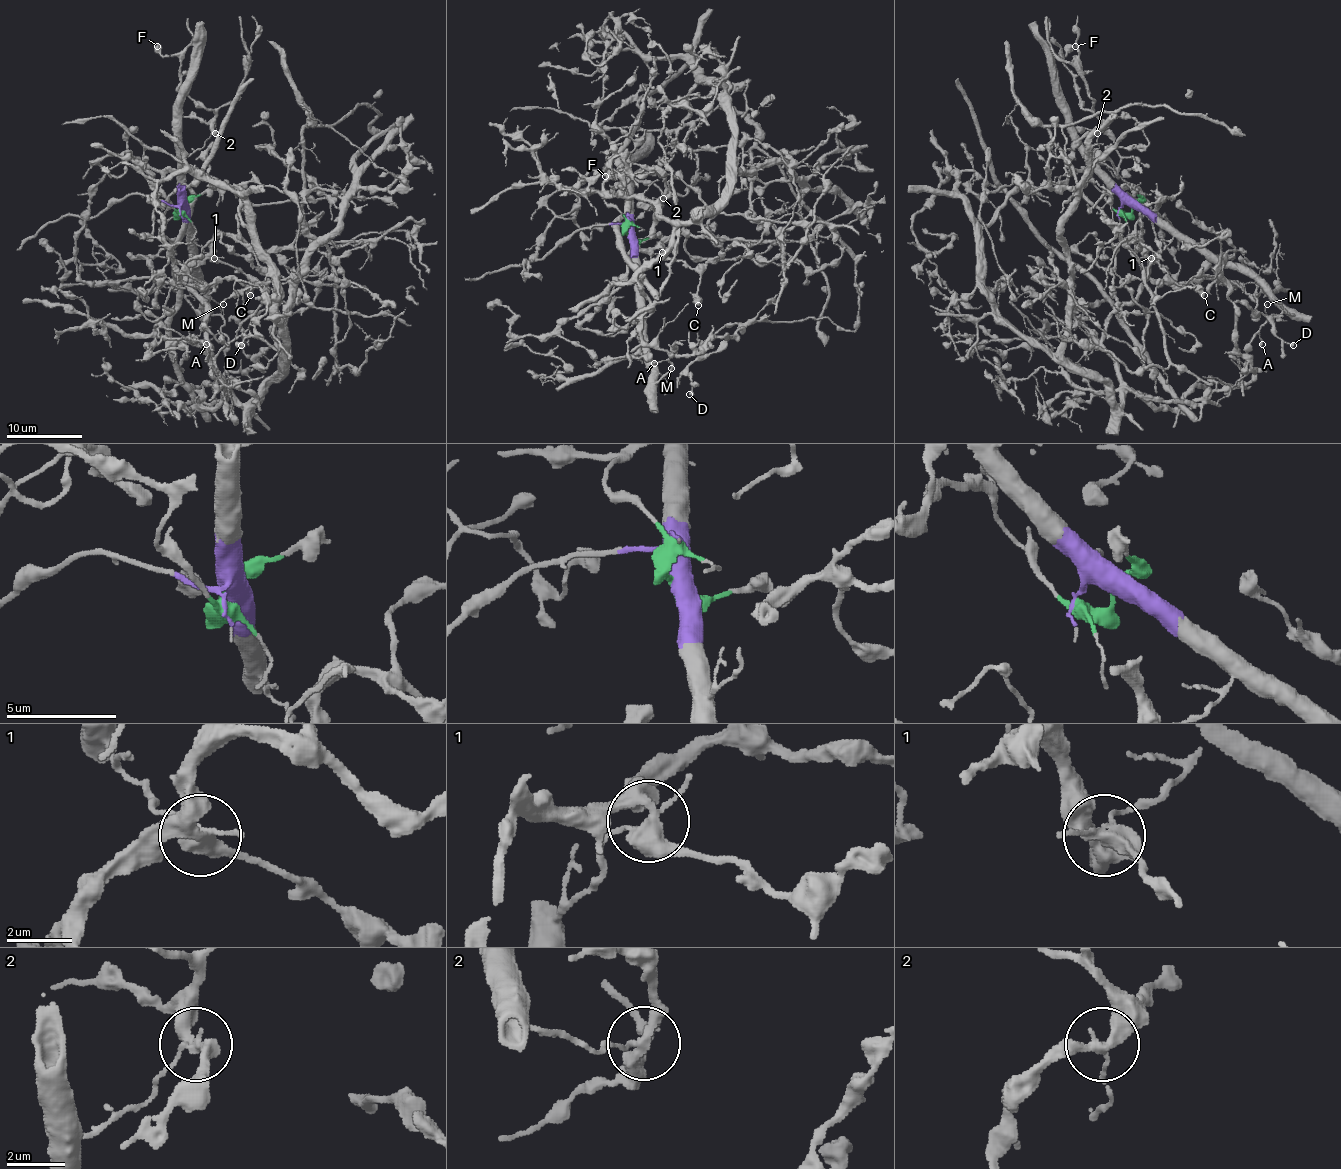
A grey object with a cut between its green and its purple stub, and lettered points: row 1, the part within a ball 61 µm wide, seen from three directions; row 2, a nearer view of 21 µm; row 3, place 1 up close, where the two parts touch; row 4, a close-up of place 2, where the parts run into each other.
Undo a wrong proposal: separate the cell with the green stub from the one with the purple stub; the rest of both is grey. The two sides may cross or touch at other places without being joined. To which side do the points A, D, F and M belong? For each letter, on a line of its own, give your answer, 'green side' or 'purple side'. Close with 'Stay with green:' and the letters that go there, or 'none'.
A: purple side
D: green side
F: green side
M: purple side
Stay with green: D, F

